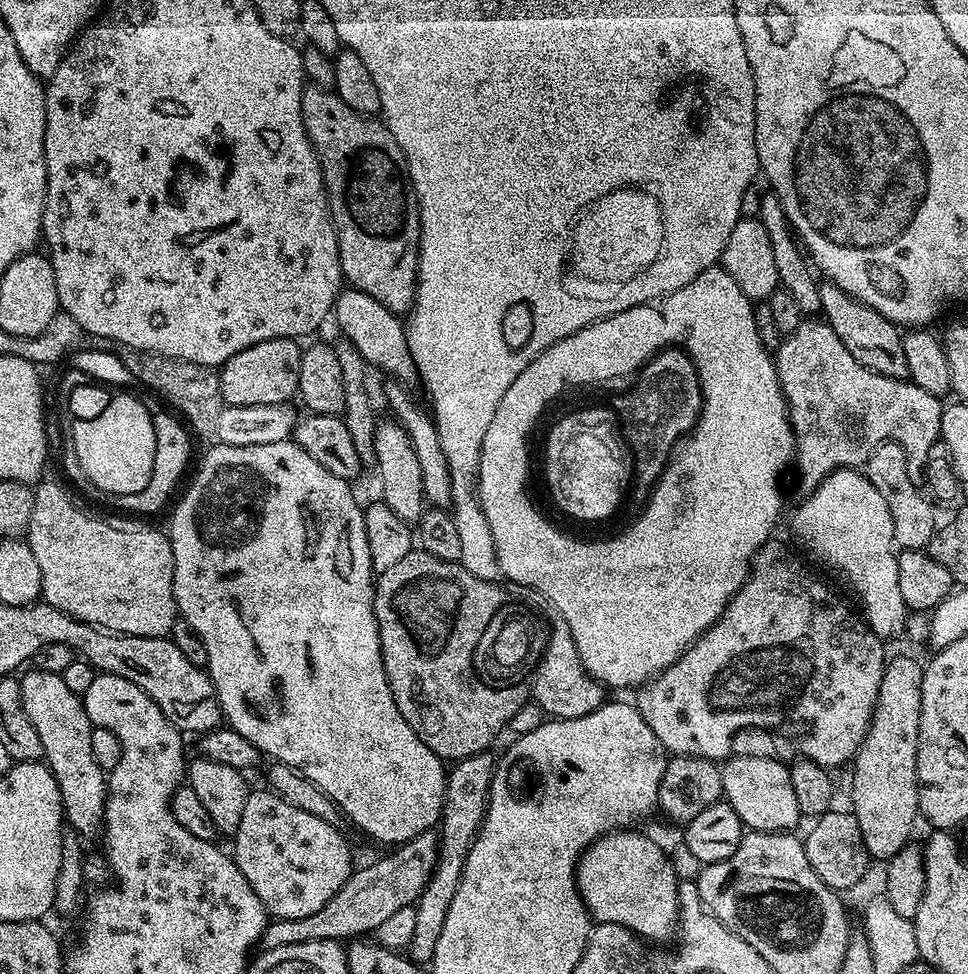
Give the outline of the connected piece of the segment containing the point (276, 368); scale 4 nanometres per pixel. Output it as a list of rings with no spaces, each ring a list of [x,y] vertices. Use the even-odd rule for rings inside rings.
[[[270,338],[246,350],[238,350],[219,369],[220,393],[225,405],[270,406],[287,404],[298,392],[298,370],[300,369],[301,345],[293,338]]]

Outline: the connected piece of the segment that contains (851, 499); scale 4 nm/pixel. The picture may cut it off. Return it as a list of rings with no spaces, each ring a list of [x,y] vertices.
[[[840,468],[837,472],[831,472],[814,490],[814,494],[803,497],[799,503],[792,516],[792,532],[796,535],[797,542],[814,559],[833,568],[852,587],[853,594],[864,607],[863,619],[868,621],[877,638],[885,642],[901,639],[905,635],[910,610],[902,602],[902,590],[898,587],[898,548],[892,539],[894,526],[890,522],[890,509],[886,507],[882,494],[874,490],[863,471]]]

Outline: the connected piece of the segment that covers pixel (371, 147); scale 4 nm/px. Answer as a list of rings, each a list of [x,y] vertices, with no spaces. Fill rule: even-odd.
[[[305,87],[302,94],[302,122],[324,175],[324,190],[328,193],[328,211],[332,214],[332,224],[336,227],[343,279],[351,287],[370,294],[370,298],[378,298],[378,302],[382,302],[382,306],[391,312],[407,313],[416,294],[420,211],[398,142],[394,142],[379,119],[350,110],[350,106],[346,106],[346,102],[342,102],[335,91],[323,88]]]

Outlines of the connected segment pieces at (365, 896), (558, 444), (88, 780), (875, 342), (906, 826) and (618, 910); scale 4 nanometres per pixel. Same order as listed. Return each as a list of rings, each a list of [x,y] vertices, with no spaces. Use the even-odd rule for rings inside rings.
[[[432,830],[423,832],[405,844],[393,847],[389,852],[392,853],[374,861],[369,868],[357,867],[346,878],[342,890],[338,890],[338,894],[334,894],[334,898],[330,898],[322,910],[309,914],[307,918],[273,919],[264,927],[263,947],[298,946],[298,942],[319,940],[351,942],[375,933],[376,928],[398,910],[413,907],[422,890],[432,880],[432,872],[440,860],[437,833]]]
[[[604,406],[582,408],[562,417],[546,440],[544,472],[555,504],[566,515],[582,522],[598,522],[610,517],[632,478],[630,454],[622,443],[615,413]]]
[[[35,667],[28,671],[23,673],[25,676],[19,677],[22,706],[26,710],[26,718],[30,718],[34,730],[38,730],[38,739],[42,742],[44,751],[43,763],[47,764],[48,769],[52,771],[58,782],[58,790],[64,803],[64,818],[67,827],[73,828],[84,838],[94,835],[95,832],[97,835],[104,823],[104,803],[108,797],[108,781],[106,774],[98,766],[98,762],[94,762],[94,750],[90,747],[90,734],[93,726],[84,709],[84,701],[74,694],[74,690],[66,687],[63,675],[50,674]]]
[[[824,282],[819,285],[819,289],[820,312],[823,319],[834,330],[834,334],[838,334],[842,346],[846,346],[850,354],[854,354],[855,360],[862,362],[866,370],[874,370],[886,378],[908,379],[906,353],[902,350],[904,338],[901,329],[882,314],[878,314],[878,310],[846,294],[846,290],[842,290],[836,284]]]
[[[896,656],[887,661],[878,686],[878,698],[872,711],[872,721],[864,741],[860,744],[852,768],[852,804],[850,810],[858,818],[858,827],[866,842],[866,850],[873,861],[891,860],[898,850],[902,850],[913,839],[912,827],[920,816],[920,799],[918,798],[918,722],[922,718],[922,678],[924,664],[912,656]]]
[[[617,830],[589,845],[576,865],[576,885],[588,908],[588,914],[596,924],[617,924],[635,932],[648,942],[664,942],[668,935],[675,933],[680,918],[678,902],[678,875],[672,869],[668,856],[640,830]]]

